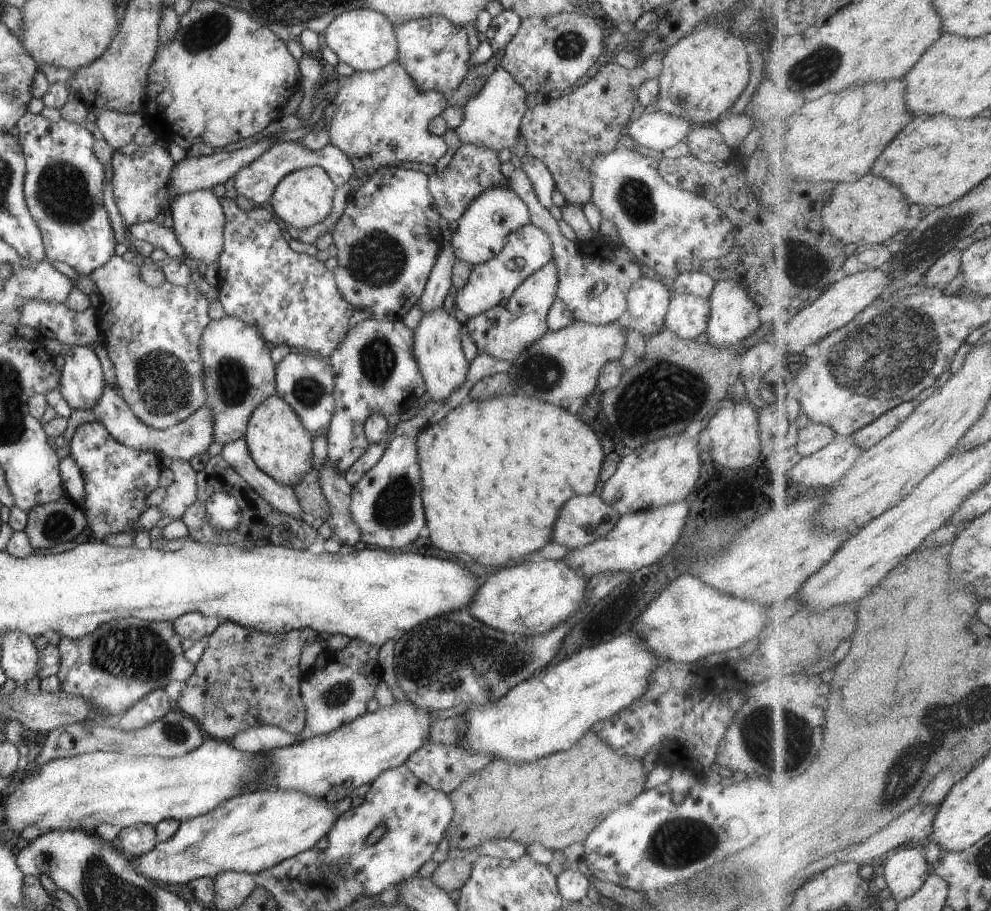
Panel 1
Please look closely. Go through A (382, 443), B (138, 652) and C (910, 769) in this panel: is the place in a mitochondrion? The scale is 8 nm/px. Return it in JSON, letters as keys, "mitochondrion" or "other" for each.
{"A":"other","B":"mitochondrion","C":"mitochondrion"}

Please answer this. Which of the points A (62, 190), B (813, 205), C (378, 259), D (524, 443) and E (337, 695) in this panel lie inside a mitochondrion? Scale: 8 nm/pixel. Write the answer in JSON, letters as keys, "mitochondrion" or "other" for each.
{"A":"mitochondrion","B":"other","C":"mitochondrion","D":"other","E":"mitochondrion"}

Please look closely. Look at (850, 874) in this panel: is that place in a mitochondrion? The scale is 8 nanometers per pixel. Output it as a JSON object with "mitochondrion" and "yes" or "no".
{"mitochondrion":"no"}

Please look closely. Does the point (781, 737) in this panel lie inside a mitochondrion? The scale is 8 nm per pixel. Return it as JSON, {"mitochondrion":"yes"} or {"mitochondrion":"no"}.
{"mitochondrion":"yes"}

